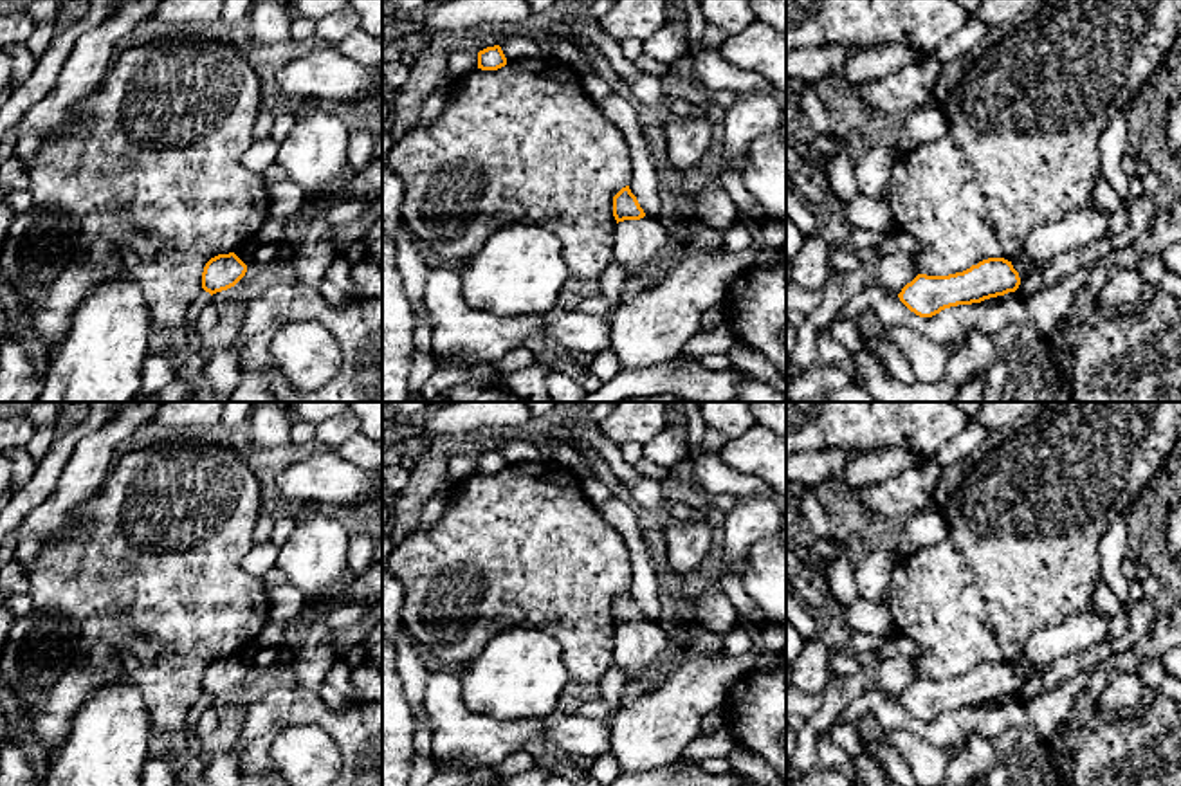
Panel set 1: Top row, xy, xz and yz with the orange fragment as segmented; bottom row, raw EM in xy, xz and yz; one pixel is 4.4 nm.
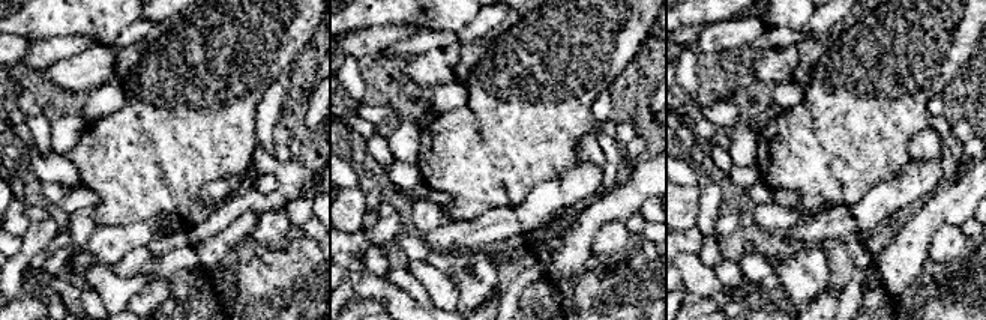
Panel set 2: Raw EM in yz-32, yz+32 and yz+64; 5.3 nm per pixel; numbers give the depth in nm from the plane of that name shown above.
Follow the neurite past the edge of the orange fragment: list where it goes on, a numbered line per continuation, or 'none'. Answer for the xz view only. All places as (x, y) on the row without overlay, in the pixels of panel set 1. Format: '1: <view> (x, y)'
1: xz (637, 648)

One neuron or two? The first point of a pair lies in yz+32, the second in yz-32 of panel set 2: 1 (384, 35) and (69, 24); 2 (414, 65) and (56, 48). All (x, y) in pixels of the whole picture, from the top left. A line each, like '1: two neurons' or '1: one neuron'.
1: two neurons
2: two neurons

